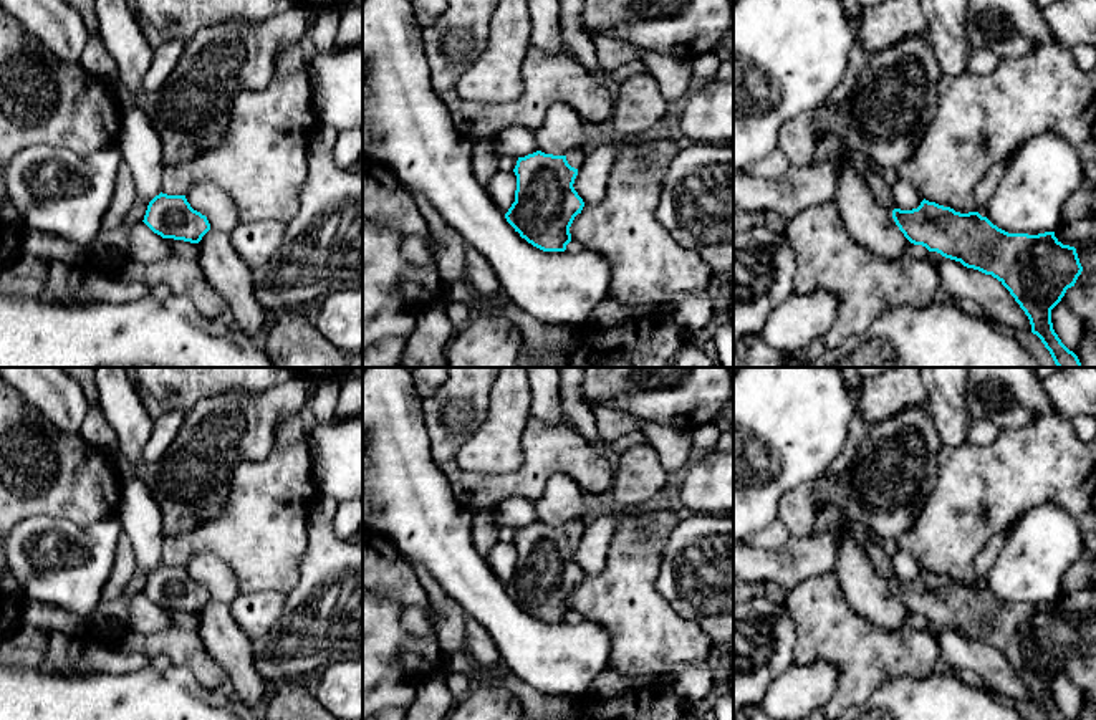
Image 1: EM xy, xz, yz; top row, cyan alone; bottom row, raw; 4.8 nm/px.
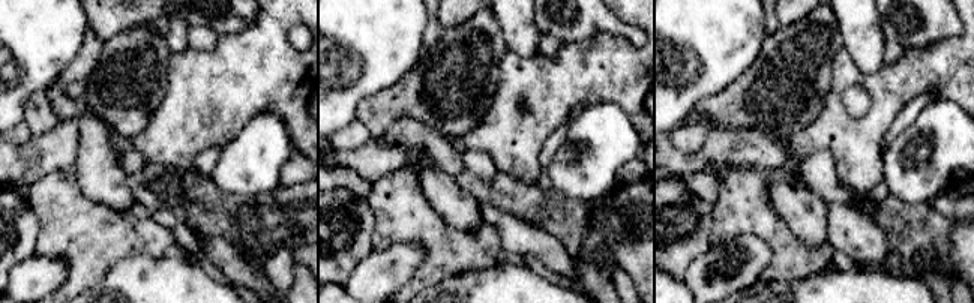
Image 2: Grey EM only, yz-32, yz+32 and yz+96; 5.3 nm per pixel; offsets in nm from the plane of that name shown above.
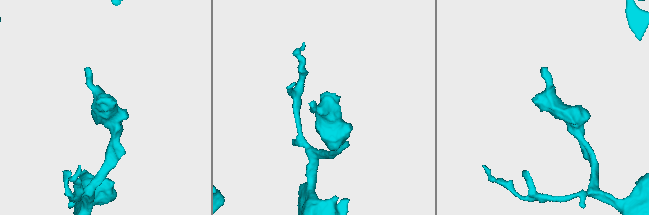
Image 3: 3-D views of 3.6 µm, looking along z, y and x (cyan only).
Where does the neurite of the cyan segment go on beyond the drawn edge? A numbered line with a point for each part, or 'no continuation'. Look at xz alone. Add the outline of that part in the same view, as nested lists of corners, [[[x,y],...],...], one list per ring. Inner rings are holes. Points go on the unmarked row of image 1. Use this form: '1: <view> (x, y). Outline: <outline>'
1: xz (575, 528). Outline: [[[574,520],[566,525],[566,531],[571,538],[579,540],[583,531],[586,528],[586,523],[583,520]]]

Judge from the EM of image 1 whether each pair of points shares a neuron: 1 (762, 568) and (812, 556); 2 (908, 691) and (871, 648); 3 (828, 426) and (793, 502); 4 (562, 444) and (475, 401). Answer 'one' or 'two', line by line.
1: one
2: two
3: two
4: one

